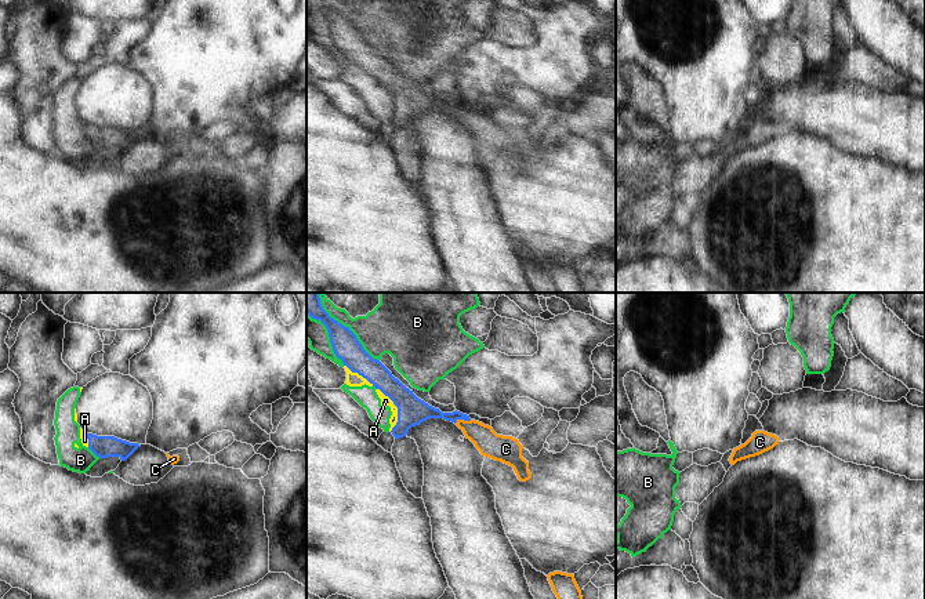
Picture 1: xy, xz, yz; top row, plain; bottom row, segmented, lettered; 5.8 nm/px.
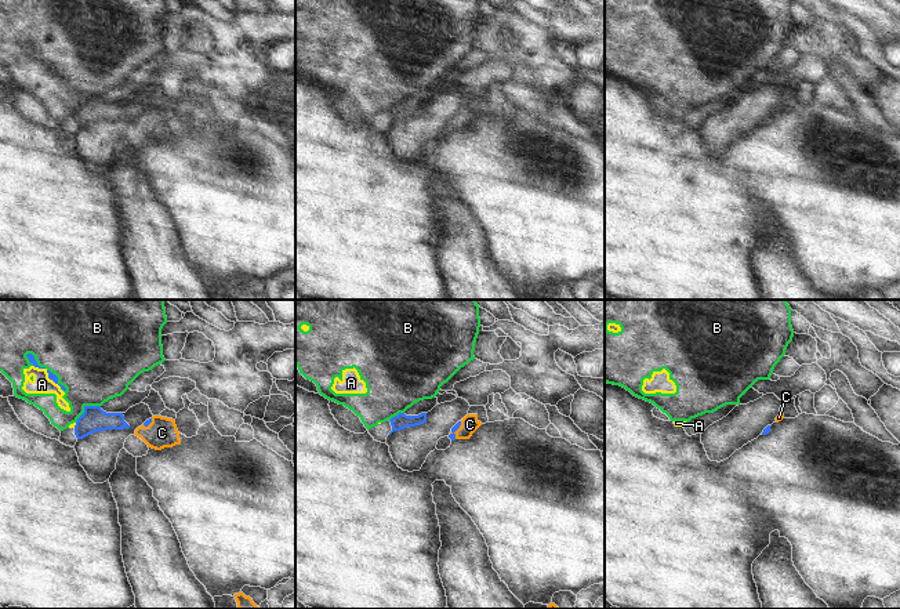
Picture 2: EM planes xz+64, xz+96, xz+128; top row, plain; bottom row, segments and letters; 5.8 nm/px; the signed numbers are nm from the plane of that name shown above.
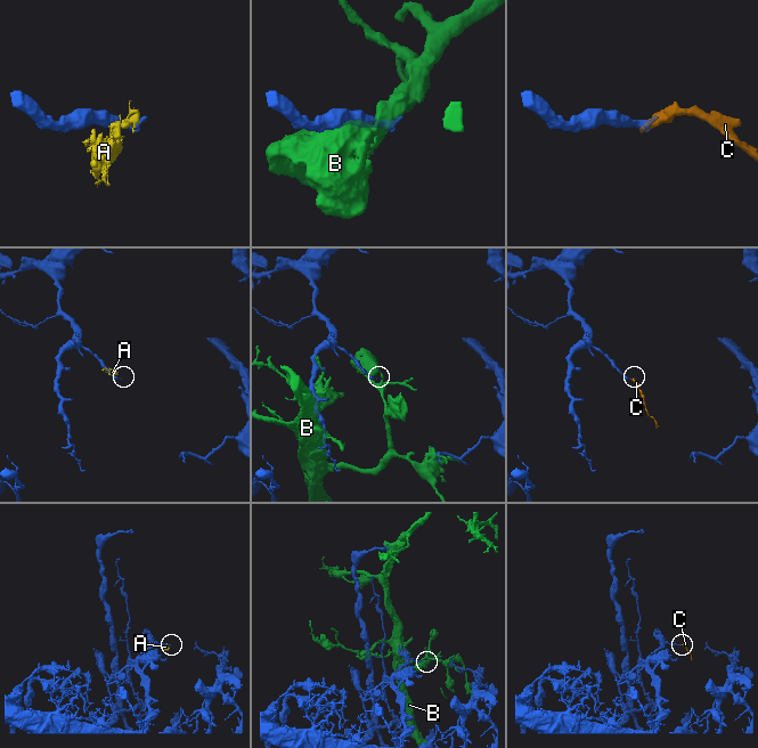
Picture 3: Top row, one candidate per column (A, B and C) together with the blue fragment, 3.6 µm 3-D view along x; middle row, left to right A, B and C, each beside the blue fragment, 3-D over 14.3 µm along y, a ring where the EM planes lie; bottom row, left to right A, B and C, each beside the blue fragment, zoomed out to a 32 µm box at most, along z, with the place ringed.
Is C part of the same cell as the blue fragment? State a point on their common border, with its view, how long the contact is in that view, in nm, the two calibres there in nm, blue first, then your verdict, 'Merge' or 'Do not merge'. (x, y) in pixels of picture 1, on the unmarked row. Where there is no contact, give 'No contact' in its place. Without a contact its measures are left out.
Touches blue at xz (463, 109). Shared border 110 nm. Thickness 120 nm (blue) against 150 nm. Merge.

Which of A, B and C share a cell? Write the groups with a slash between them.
A B / C

